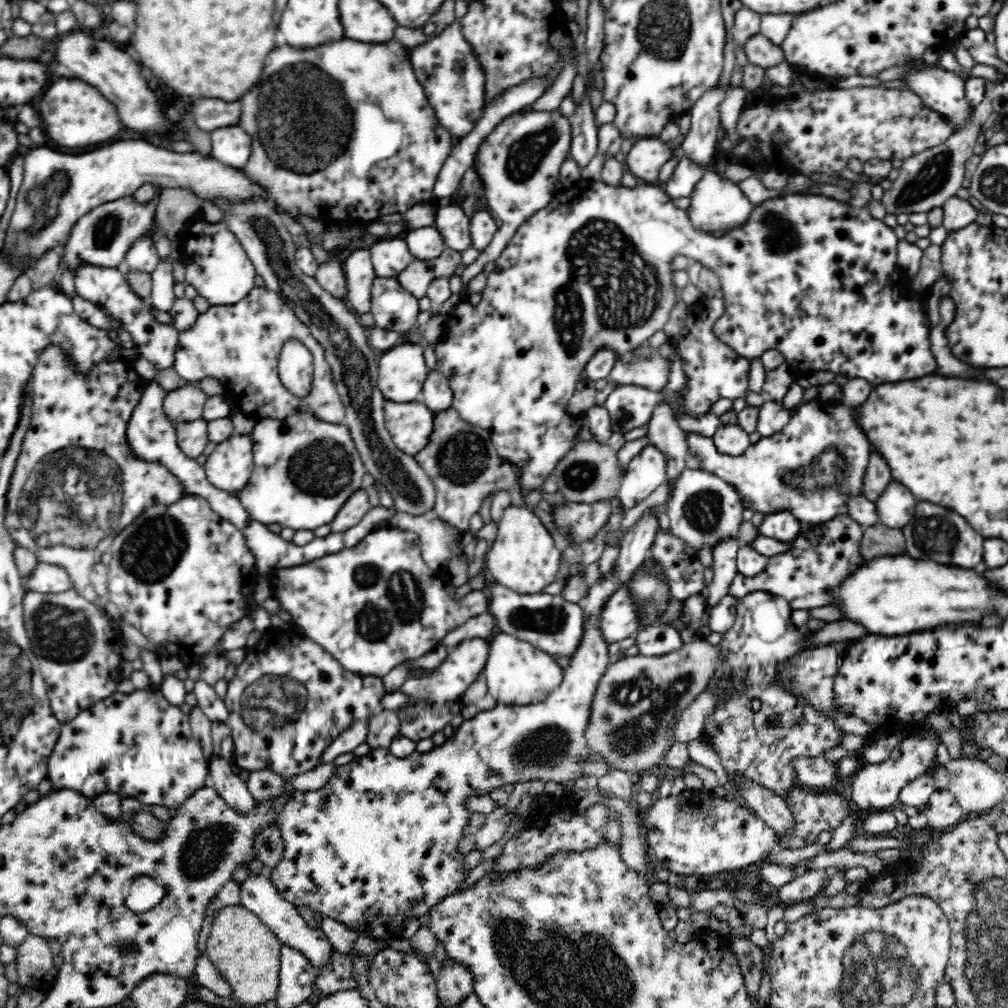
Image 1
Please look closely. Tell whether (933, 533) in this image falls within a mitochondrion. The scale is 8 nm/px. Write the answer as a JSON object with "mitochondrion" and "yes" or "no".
{"mitochondrion":"yes"}

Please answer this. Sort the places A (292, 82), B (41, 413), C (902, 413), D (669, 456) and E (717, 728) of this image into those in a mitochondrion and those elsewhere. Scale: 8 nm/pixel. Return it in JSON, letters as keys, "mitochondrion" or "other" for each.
{"A":"mitochondrion","B":"other","C":"other","D":"other","E":"other"}

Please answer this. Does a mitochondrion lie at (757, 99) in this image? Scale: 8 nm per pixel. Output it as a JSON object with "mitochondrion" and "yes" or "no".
{"mitochondrion":"no"}

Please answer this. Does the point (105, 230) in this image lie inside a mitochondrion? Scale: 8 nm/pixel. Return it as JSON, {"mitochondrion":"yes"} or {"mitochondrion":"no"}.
{"mitochondrion":"yes"}

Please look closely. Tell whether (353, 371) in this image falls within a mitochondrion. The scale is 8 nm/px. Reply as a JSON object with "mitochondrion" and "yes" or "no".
{"mitochondrion":"yes"}

